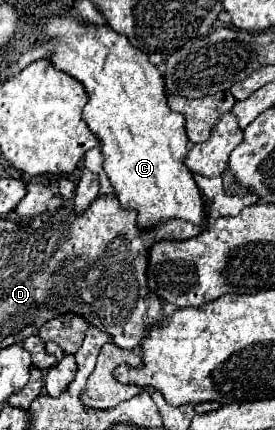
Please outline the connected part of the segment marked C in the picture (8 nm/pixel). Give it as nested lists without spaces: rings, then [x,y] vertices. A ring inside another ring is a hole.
[[[50,16],[46,20],[40,20],[40,30],[46,42],[56,44],[48,54],[50,64],[56,66],[56,70],[70,74],[84,86],[88,94],[88,104],[82,110],[82,120],[100,140],[100,148],[104,154],[102,166],[112,182],[120,204],[124,208],[138,210],[140,228],[170,218],[182,218],[192,224],[202,224],[206,210],[204,198],[192,178],[192,172],[184,164],[188,152],[184,120],[182,114],[172,112],[166,104],[164,80],[160,70],[150,64],[148,56],[134,48],[124,34],[114,32],[106,24],[84,24],[74,16]]]

